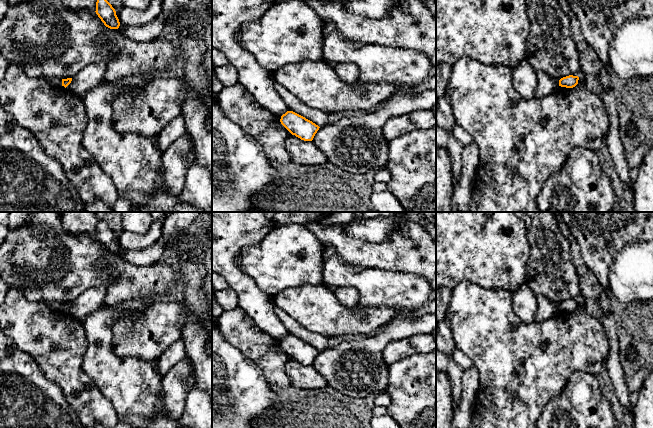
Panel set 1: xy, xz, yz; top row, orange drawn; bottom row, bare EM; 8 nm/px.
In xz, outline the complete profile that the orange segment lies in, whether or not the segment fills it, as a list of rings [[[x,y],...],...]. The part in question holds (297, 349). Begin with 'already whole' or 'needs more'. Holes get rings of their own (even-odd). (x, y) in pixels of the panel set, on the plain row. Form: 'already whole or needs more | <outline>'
already whole | [[[287,335],[283,338],[280,346],[292,359],[304,365],[312,365],[320,352],[312,345],[293,335]]]

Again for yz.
already whole | [[[569,299],[559,304],[559,310],[573,312],[578,308],[578,304],[579,304],[578,300]]]

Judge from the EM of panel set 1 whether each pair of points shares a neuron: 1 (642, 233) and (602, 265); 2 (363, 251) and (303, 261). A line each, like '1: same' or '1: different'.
1: same
2: different

